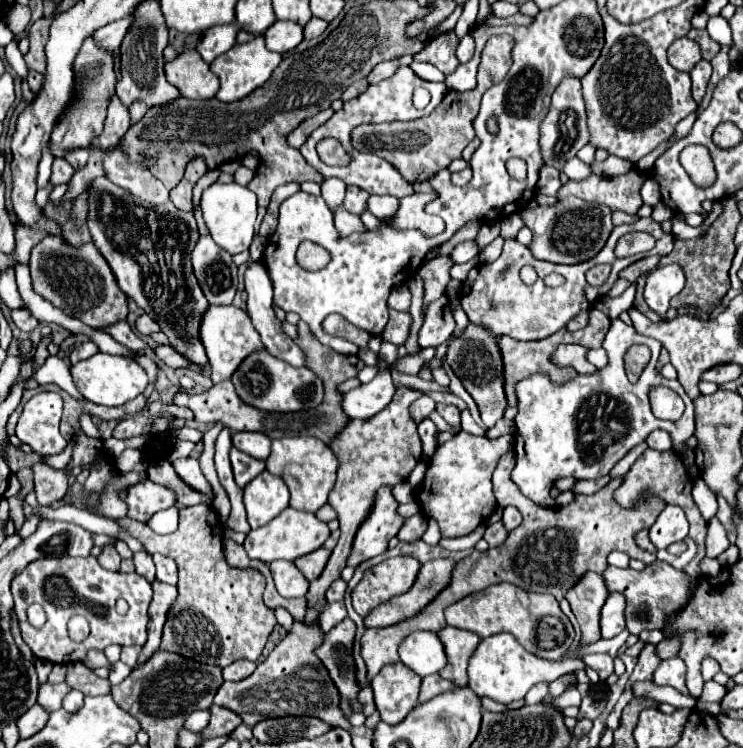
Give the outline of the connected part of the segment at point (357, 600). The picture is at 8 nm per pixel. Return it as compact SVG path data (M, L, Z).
M412 556L388 558L364 572L360 584L352 590L352 606L360 616L366 616L372 608L384 604L392 596L398 596L412 588L420 562Z

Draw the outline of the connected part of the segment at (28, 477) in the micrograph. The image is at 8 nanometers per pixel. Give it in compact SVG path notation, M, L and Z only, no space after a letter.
M22 468L16 476L18 476L20 484L22 484L22 494L20 496L26 496L32 490L32 470L30 468Z

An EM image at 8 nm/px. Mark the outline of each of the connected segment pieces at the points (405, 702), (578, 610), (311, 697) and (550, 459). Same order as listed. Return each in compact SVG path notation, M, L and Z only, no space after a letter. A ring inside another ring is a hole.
M402 662L388 664L374 676L370 686L382 722L394 726L408 716L408 712L418 704L420 682L422 678Z
M584 574L566 594L574 616L578 618L582 640L580 644L590 644L600 640L600 610L608 598L604 578L600 574Z
M294 622L292 632L270 652L270 656L262 664L258 664L258 668L252 672L252 676L248 676L246 680L240 680L240 682L224 682L222 684L222 688L214 696L214 704L224 706L224 708L240 714L246 726L254 726L266 718L312 716L312 718L318 718L318 720L322 720L334 728L340 726L340 728L348 730L350 728L348 720L340 708L340 694L338 694L332 678L328 676L328 670L322 666L322 662L314 654L314 648L320 646L322 636L324 634L322 634L318 624L316 624L316 628L308 628L304 622Z
M612 320L612 326L604 340L608 366L602 370L596 370L592 374L578 374L564 384L552 382L546 374L532 374L516 384L516 468L512 470L512 480L532 502L550 506L550 488L560 476L572 476L576 480L596 480L600 476L606 476L618 460L622 460L636 444L644 442L650 430L656 428L670 432L674 450L682 452L680 454L684 461L691 461L691 466L685 466L690 477L698 478L699 468L695 463L694 449L687 448L686 455L683 452L686 440L694 434L694 404L686 396L678 380L666 380L656 368L662 344L654 338L646 338L634 330L628 330L630 326L622 320ZM632 344L646 344L652 350L652 360L636 384L632 384L624 372L624 354ZM654 384L666 384L680 394L686 404L680 420L666 422L658 420L652 414L648 390Z

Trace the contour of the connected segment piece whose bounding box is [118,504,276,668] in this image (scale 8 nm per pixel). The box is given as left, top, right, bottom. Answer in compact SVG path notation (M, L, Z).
M206 504L182 508L180 526L168 536L154 534L146 524L130 518L118 522L138 538L148 552L160 552L178 564L178 598L172 604L172 610L168 610L160 648L220 668L238 658L256 662L276 626L274 610L266 608L262 602L264 576L258 570L242 570L226 562L220 534L224 532L224 526L216 512Z

